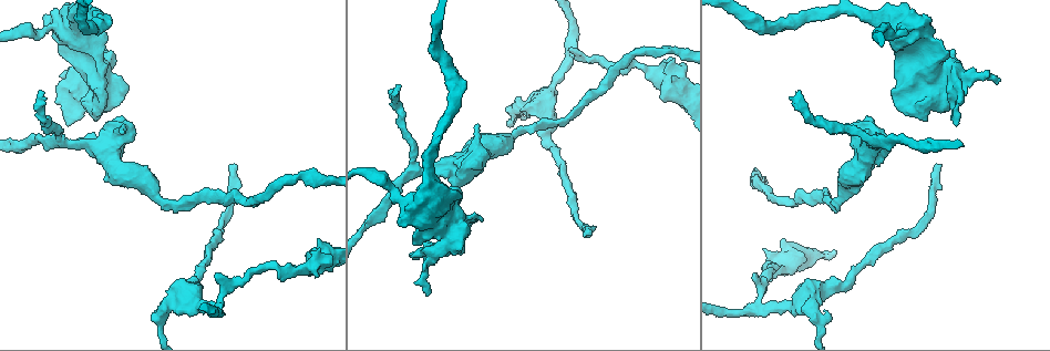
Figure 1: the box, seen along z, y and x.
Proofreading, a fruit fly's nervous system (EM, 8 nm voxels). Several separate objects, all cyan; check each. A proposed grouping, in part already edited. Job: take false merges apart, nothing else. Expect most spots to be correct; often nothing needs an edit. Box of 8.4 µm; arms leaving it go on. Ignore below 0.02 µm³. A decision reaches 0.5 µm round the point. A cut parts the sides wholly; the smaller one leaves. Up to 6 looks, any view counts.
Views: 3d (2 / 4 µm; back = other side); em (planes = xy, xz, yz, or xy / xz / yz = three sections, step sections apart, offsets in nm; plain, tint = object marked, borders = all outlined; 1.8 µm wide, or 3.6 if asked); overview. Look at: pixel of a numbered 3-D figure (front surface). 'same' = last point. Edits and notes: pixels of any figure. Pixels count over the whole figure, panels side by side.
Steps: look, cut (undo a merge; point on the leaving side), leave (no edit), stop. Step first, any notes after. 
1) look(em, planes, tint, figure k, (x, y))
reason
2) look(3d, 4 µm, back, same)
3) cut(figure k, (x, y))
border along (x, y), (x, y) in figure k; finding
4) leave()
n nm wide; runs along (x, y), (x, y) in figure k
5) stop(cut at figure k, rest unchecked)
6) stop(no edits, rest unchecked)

look(3d, 2 µm, figure 1, (218, 305))
three-way junction

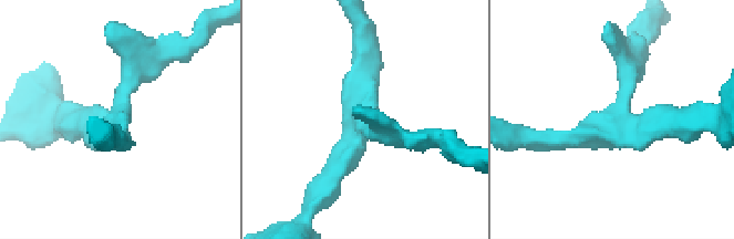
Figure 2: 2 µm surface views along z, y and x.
look(em, 3.6 µm, yz, step 16, tint, figure 2, (614, 130))

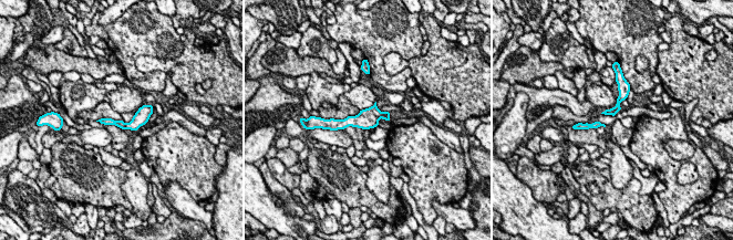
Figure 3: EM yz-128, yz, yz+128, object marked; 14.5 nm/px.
leave()
runs along (386, 114), (337, 125) in figure 3; continuous, no second neuron

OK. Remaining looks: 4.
look(3d, 4 µm, figure 1, (60, 145))
three-way junction

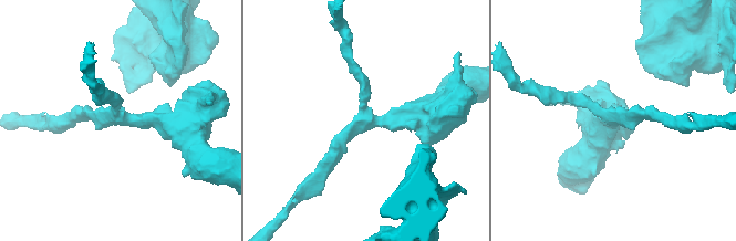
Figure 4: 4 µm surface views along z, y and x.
look(em, planes, tint, figure 4, (119, 119))
3 arms; arms of 170, 200, 360 nm; now the EM

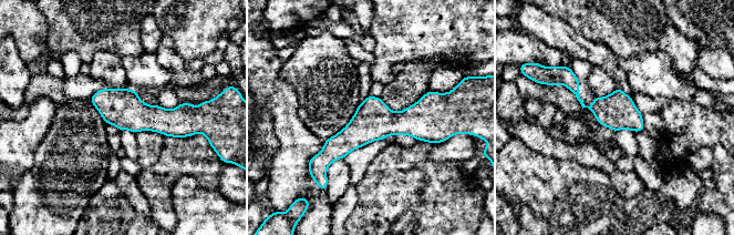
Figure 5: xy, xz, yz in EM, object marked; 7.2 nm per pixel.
leave()
280 nm wide; runs along (437, 113), (369, 123), (318, 157) in figure 5; all the same neuron

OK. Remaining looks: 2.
stop(no edits, rest unchecked)

